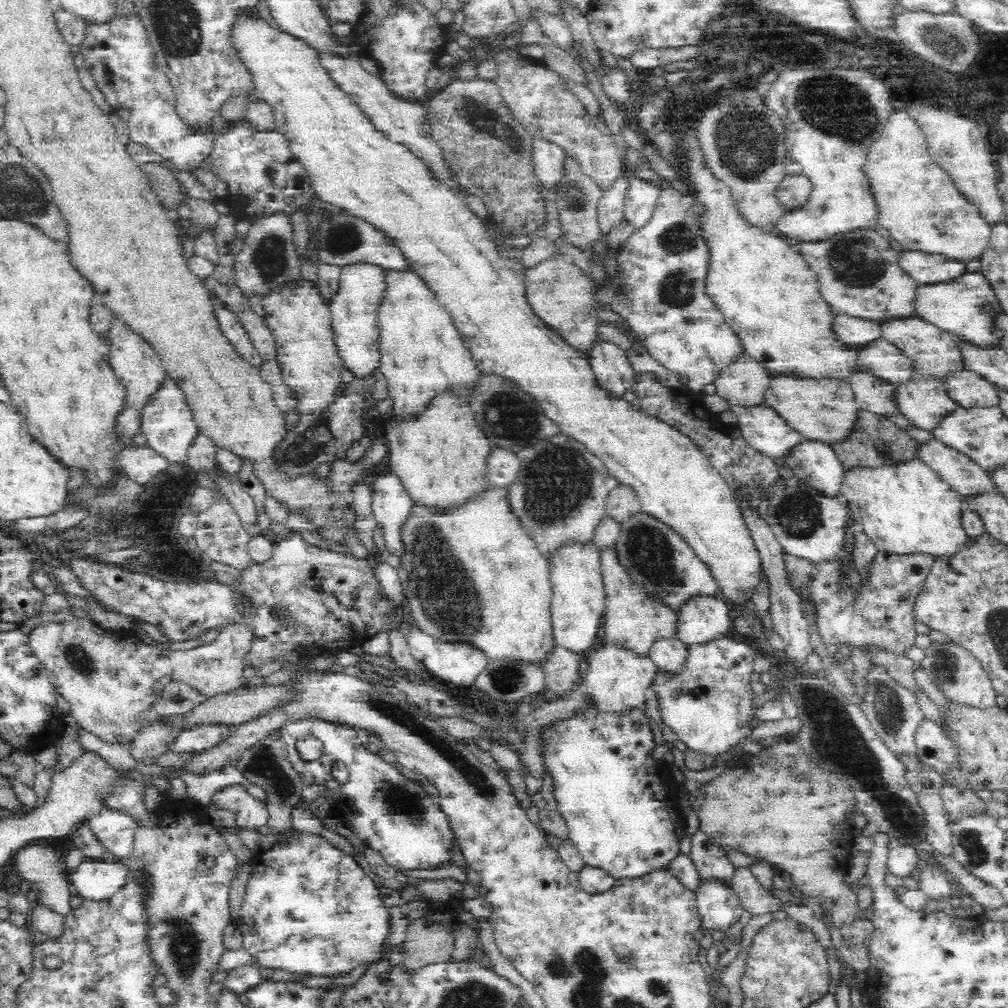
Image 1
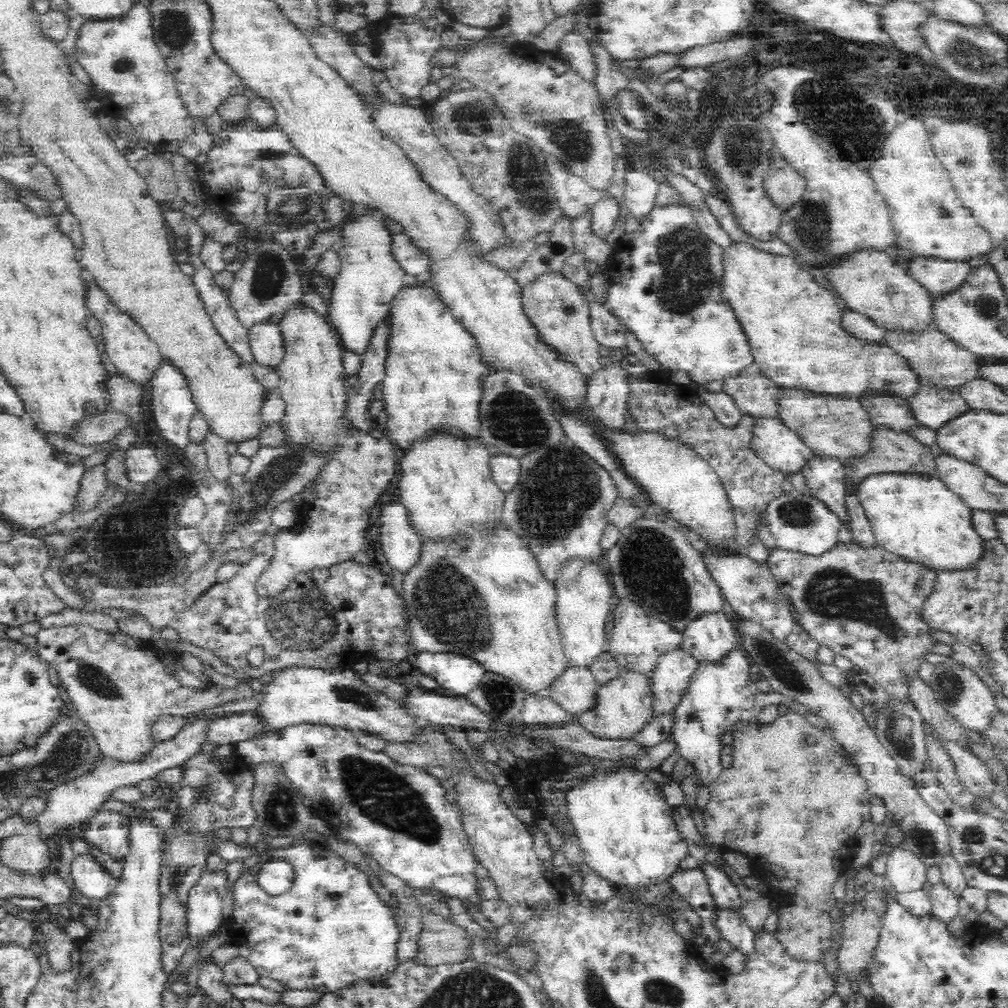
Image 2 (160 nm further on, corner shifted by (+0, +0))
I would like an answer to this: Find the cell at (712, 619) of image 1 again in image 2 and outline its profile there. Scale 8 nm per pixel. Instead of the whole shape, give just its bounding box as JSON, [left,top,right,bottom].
[681,610,740,661]

